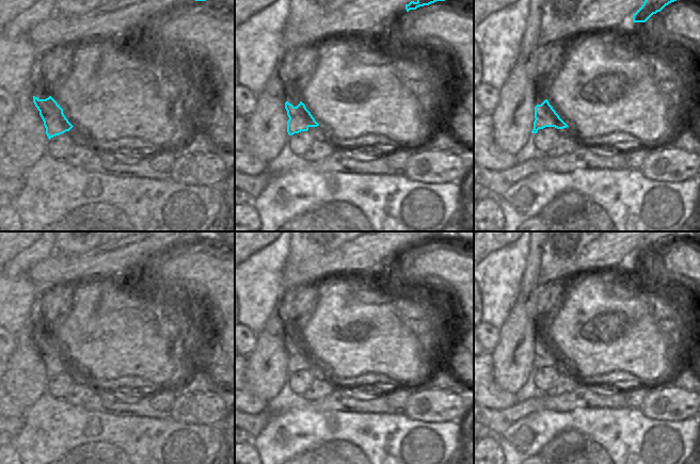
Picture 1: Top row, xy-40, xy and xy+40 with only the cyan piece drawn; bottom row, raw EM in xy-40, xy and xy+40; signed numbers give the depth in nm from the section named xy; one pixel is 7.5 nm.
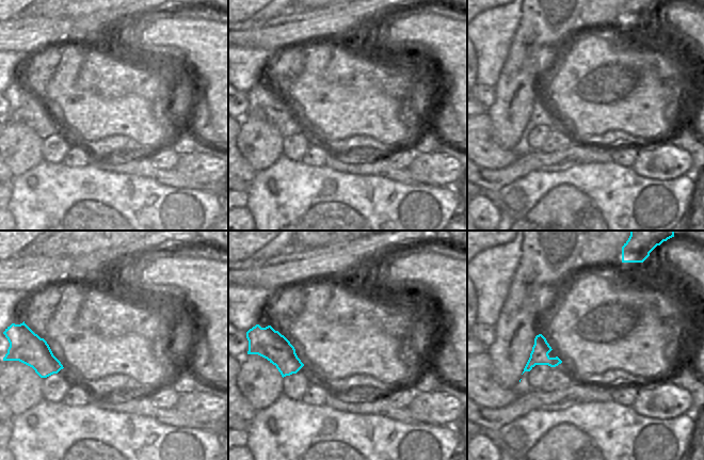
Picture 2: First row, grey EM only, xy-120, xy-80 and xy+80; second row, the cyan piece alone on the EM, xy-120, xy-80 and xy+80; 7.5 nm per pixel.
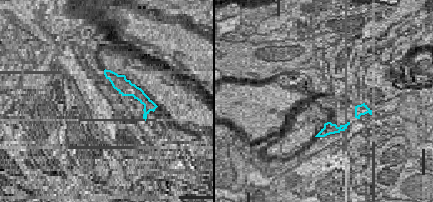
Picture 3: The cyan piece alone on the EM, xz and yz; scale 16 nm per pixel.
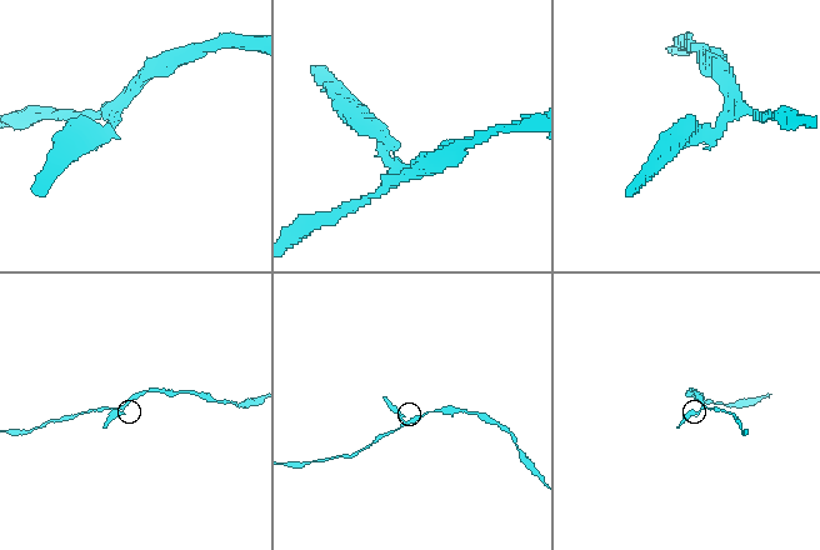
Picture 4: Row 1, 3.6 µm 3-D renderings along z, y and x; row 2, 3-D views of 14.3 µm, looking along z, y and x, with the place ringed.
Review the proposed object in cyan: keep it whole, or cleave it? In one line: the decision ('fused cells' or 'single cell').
fused cells

